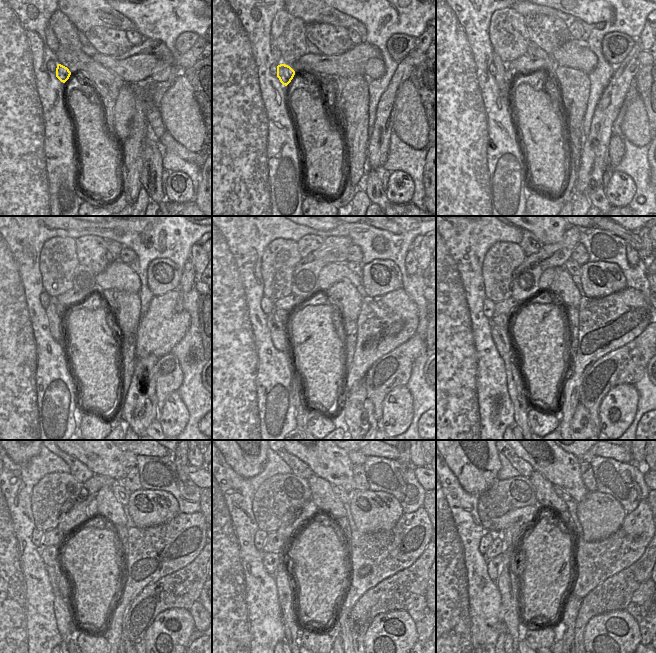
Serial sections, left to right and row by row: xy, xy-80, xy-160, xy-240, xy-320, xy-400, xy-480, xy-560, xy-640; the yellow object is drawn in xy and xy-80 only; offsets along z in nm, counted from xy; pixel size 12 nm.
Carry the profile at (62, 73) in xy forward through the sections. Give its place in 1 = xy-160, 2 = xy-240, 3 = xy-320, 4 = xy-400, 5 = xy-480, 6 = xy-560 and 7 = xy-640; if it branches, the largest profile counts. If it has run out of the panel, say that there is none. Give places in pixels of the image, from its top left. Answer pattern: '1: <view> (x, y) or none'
1: xy-160 (508, 77)
2: xy-240 (60, 309)
3: xy-320 (281, 315)
4: xy-400 (499, 320)
5: xy-480 (49, 554)
6: xy-560 (271, 561)
7: xy-640 (493, 565)

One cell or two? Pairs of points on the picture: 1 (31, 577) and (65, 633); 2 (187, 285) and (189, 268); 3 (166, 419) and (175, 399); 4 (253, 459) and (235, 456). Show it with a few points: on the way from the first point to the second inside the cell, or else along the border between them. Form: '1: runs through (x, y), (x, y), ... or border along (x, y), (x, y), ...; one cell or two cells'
1: border along (52, 593), (56, 629), (62, 638); two cells
2: runs through (187, 281), (189, 272); one cell
3: runs through (171, 414), (173, 412), (173, 404); one cell
4: runs through (249, 459), (239, 456); one cell

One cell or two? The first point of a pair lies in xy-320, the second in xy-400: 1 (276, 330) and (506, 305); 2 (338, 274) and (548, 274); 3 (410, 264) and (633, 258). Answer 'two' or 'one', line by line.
1: two
2: one
3: one

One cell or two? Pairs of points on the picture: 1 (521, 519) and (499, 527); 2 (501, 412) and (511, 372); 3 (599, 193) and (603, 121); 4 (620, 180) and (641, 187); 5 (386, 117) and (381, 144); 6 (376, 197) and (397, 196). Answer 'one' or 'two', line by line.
1: one
2: two
3: two
4: two
5: one
6: two

